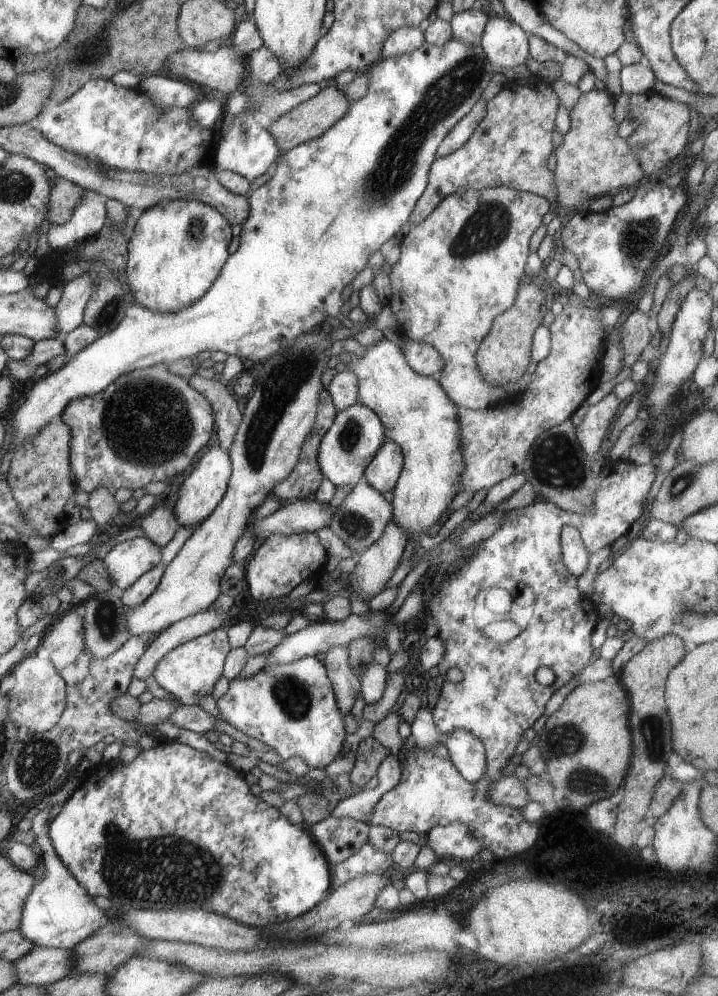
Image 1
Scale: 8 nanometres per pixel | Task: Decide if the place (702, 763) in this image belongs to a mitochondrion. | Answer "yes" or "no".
no

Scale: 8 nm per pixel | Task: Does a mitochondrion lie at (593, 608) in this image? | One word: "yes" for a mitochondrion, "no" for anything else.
no

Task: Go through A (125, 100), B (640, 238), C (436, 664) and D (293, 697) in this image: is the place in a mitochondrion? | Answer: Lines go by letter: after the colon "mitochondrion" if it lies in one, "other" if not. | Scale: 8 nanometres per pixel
A: other
B: mitochondrion
C: other
D: mitochondrion

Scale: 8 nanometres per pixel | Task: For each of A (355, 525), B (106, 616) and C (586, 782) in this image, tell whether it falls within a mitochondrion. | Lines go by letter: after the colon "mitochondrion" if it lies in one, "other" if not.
A: mitochondrion
B: mitochondrion
C: mitochondrion

